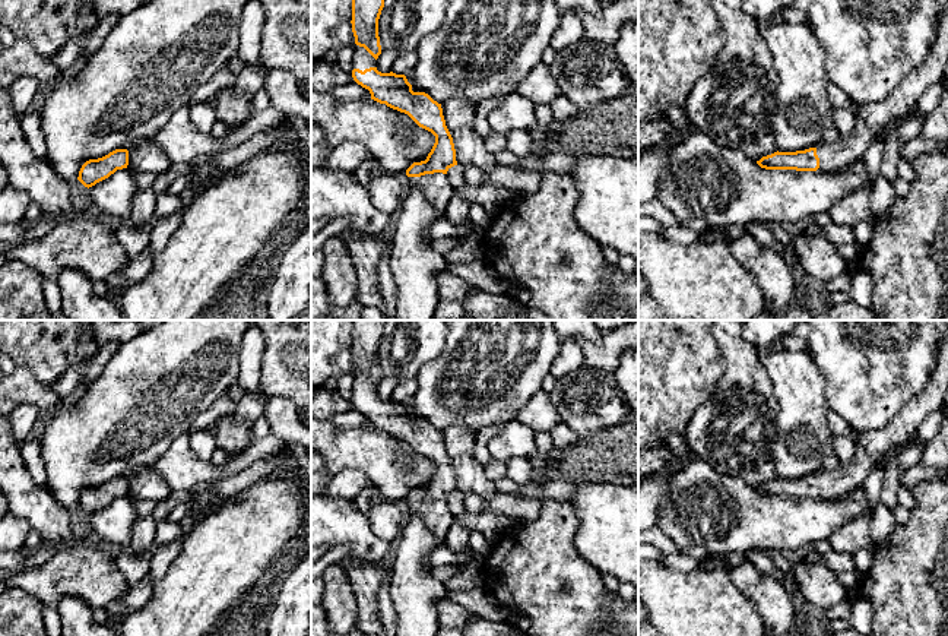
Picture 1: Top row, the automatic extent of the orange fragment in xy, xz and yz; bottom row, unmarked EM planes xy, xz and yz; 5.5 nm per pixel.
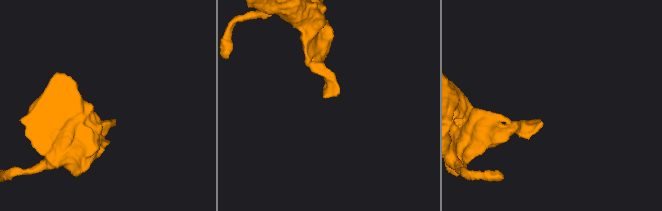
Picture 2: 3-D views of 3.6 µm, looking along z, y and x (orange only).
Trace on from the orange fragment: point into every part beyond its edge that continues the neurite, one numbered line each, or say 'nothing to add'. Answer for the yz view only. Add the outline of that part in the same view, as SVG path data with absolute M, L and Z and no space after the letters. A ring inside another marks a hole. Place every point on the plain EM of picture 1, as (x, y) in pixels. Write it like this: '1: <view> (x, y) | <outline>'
1: yz (833, 484) | M948 338L941 345L935 368L923 392L910 399L898 414L882 428L866 433L855 444L855 456L833 471L817 474L821 499L838 500L852 490L862 487L882 455L917 430L920 423L932 412L945 408L948 392Z

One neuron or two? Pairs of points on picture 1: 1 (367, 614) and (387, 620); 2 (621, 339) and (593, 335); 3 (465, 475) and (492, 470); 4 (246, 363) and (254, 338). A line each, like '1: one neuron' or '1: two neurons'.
1: two neurons
2: two neurons
3: two neurons
4: one neuron

